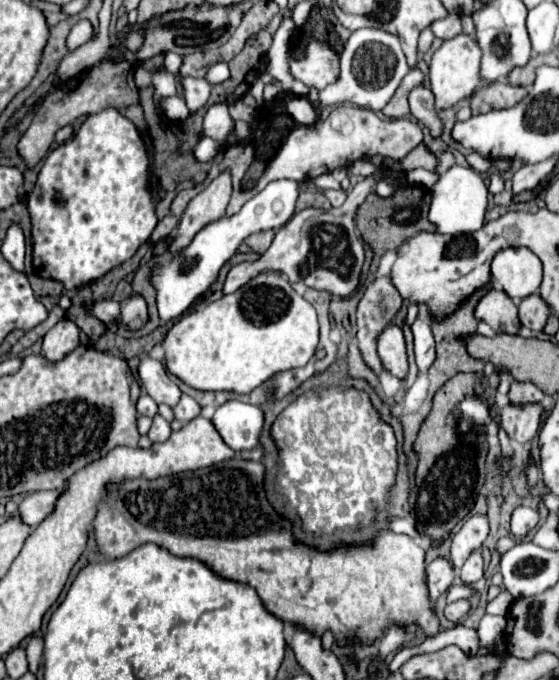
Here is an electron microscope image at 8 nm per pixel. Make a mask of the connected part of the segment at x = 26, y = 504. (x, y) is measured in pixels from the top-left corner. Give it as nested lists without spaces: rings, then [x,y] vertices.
[[[52,490],[52,492],[32,492],[30,496],[26,496],[18,504],[18,510],[20,510],[22,520],[30,528],[36,528],[44,520],[44,516],[48,516],[48,512],[52,512],[54,502],[56,502],[56,496],[60,496],[60,490]]]

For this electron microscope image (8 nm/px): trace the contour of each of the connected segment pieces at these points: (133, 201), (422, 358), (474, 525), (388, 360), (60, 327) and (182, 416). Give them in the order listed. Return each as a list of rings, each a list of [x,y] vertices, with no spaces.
[[[116,108],[90,114],[70,142],[52,150],[38,174],[38,182],[28,198],[28,210],[32,216],[34,268],[42,278],[60,280],[64,288],[76,290],[84,284],[102,278],[112,268],[128,260],[144,242],[150,240],[156,228],[158,216],[152,194],[148,190],[150,160],[146,146],[136,126]]]
[[[418,316],[412,324],[414,332],[414,354],[416,354],[416,364],[420,370],[428,370],[432,366],[432,360],[436,358],[434,354],[434,336],[430,330],[430,320]]]
[[[478,514],[472,516],[464,522],[464,526],[454,534],[452,538],[452,552],[450,552],[450,560],[454,564],[456,570],[462,568],[464,560],[470,556],[472,550],[480,548],[482,542],[488,536],[488,518],[486,514]]]
[[[390,324],[378,336],[378,356],[382,364],[400,380],[408,374],[408,358],[406,358],[406,342],[400,326]]]
[[[62,318],[54,328],[50,328],[50,332],[44,336],[44,356],[52,362],[62,360],[66,354],[70,354],[76,346],[78,346],[78,326],[68,320]]]
[[[182,396],[180,402],[174,406],[174,418],[180,420],[180,422],[190,422],[192,418],[196,418],[200,414],[200,406],[194,398],[190,396]]]

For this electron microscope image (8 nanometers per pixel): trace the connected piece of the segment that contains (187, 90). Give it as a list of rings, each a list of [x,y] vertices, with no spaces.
[[[182,76],[180,88],[182,88],[182,96],[184,96],[190,112],[196,112],[198,108],[202,108],[210,96],[210,84],[204,78]]]

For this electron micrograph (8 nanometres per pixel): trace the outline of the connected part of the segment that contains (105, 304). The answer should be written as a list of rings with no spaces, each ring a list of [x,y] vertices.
[[[102,300],[102,302],[96,302],[94,308],[92,308],[92,314],[96,318],[100,318],[104,324],[110,324],[114,320],[118,320],[120,316],[120,306],[116,300]]]

